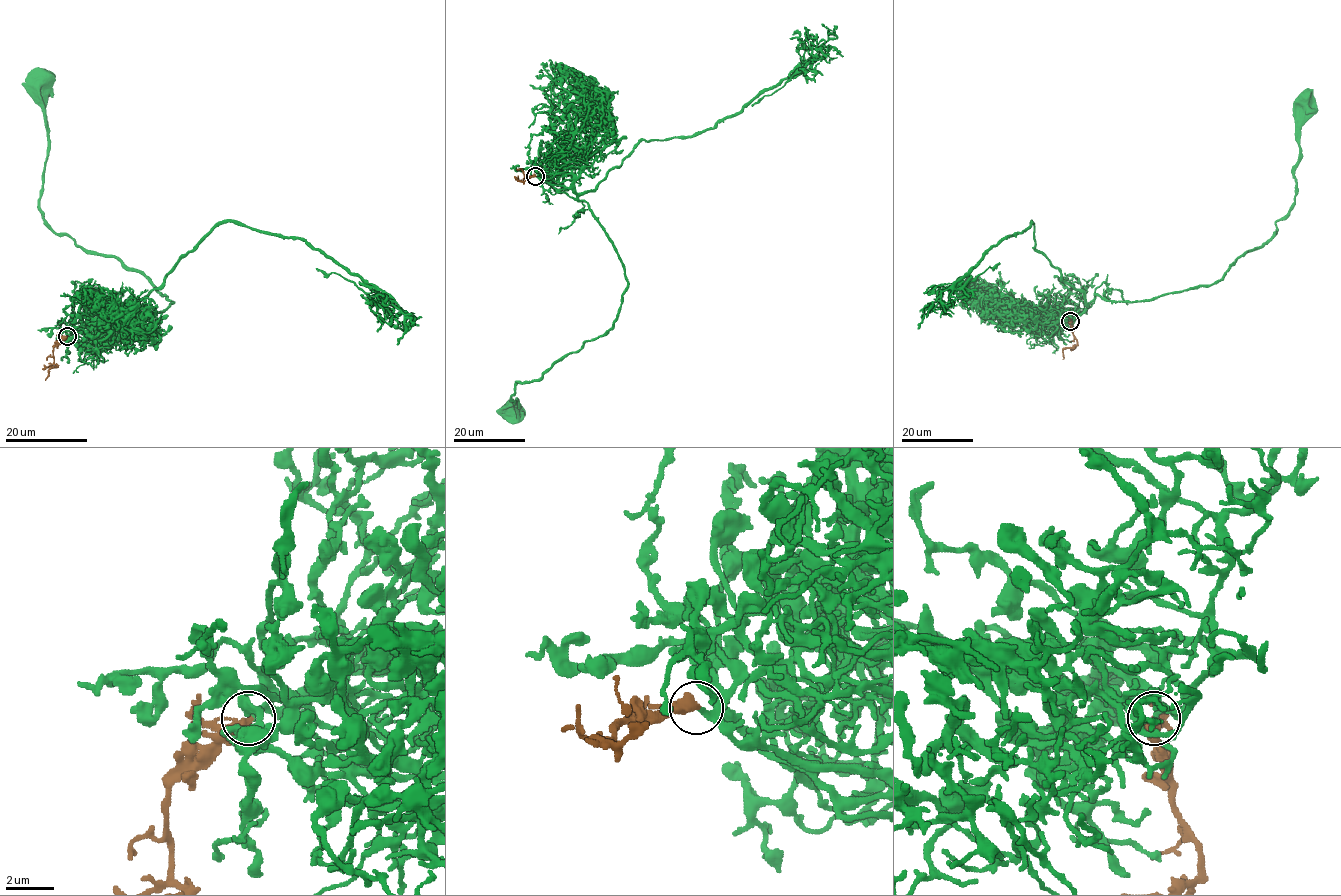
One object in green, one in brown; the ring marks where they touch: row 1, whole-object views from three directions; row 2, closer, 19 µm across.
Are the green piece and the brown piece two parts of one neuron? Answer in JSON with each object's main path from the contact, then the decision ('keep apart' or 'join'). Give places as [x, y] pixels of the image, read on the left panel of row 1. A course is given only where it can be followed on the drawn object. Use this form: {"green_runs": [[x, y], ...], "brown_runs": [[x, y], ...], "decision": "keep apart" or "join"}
{"green_runs": [[67, 336], [119, 307], [156, 313], [172, 302], [118, 258], [83, 251], [44, 219], [41, 81]], "brown_runs": [[66, 336], [53, 348], [55, 366], [45, 380]], "decision": "join"}

